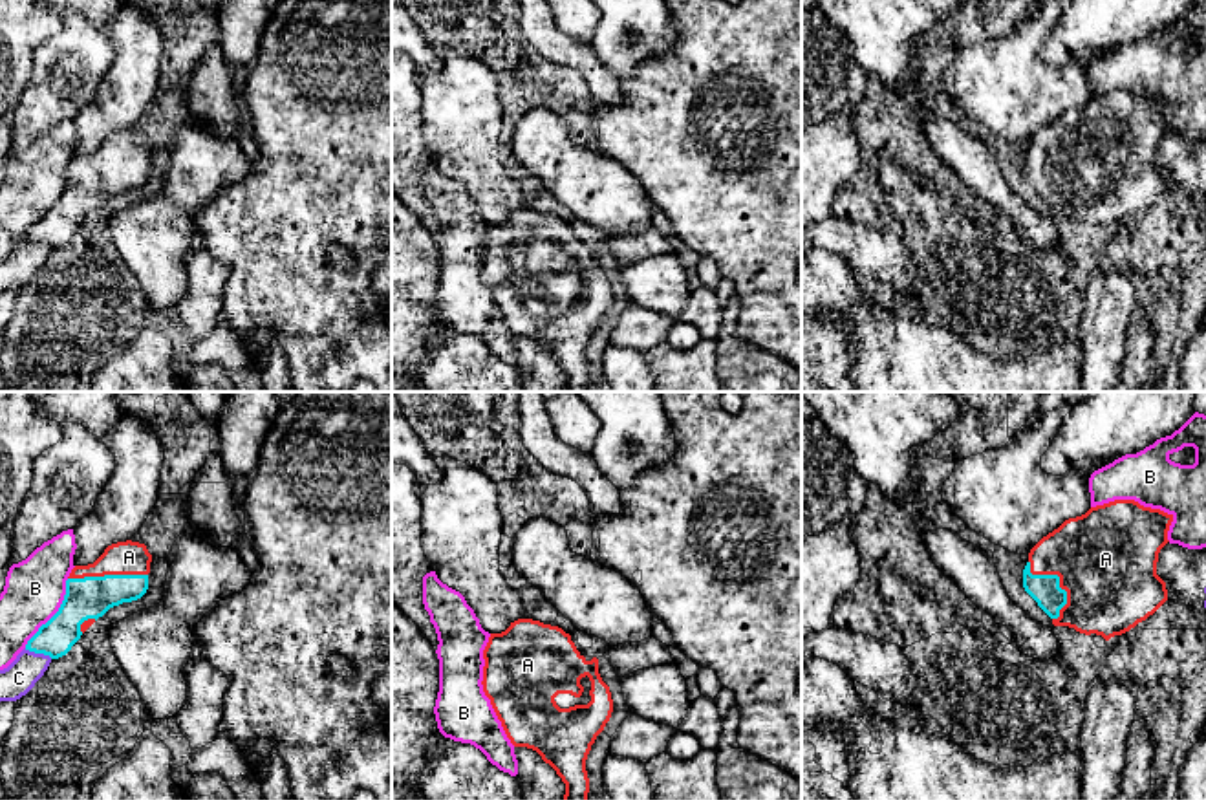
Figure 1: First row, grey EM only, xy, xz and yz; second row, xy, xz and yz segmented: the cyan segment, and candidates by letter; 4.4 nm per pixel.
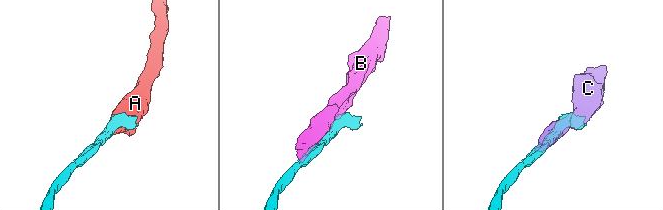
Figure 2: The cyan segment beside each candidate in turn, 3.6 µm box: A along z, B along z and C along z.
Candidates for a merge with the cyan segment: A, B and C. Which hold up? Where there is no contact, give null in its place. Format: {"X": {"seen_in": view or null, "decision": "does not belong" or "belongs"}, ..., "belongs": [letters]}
{"A": {"seen_in": "yz", "decision": "belongs"}, "B": {"seen_in": "xy", "decision": "does not belong"}, "C": {"seen_in": "xy", "decision": "does not belong"}, "belongs": ["A"]}

